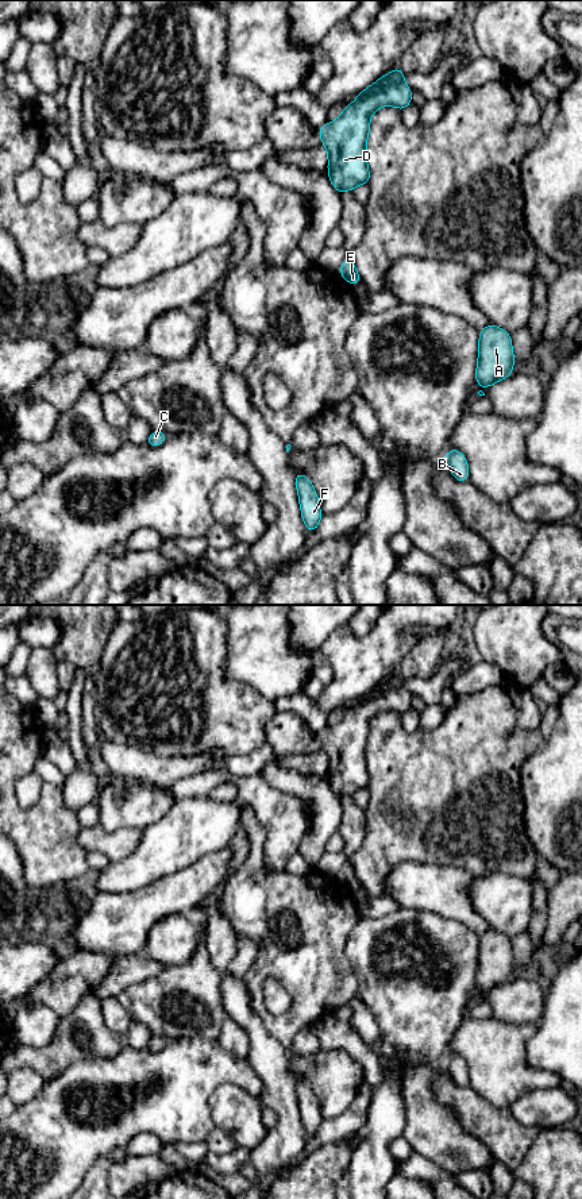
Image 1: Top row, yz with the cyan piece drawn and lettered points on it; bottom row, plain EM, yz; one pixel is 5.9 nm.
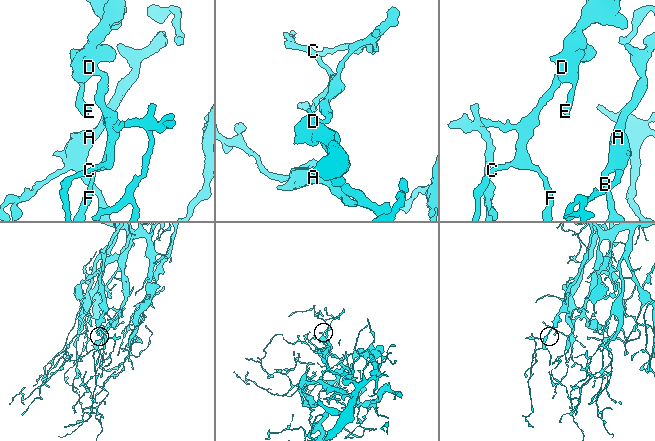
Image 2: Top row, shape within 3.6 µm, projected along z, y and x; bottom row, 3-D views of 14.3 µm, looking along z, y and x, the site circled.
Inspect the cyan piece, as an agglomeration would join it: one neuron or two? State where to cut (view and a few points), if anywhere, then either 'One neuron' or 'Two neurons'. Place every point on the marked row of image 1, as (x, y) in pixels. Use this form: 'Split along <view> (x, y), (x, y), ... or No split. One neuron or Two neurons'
No split. One neuron

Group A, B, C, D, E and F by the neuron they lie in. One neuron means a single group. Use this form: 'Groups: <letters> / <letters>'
Groups: A B C D E F

